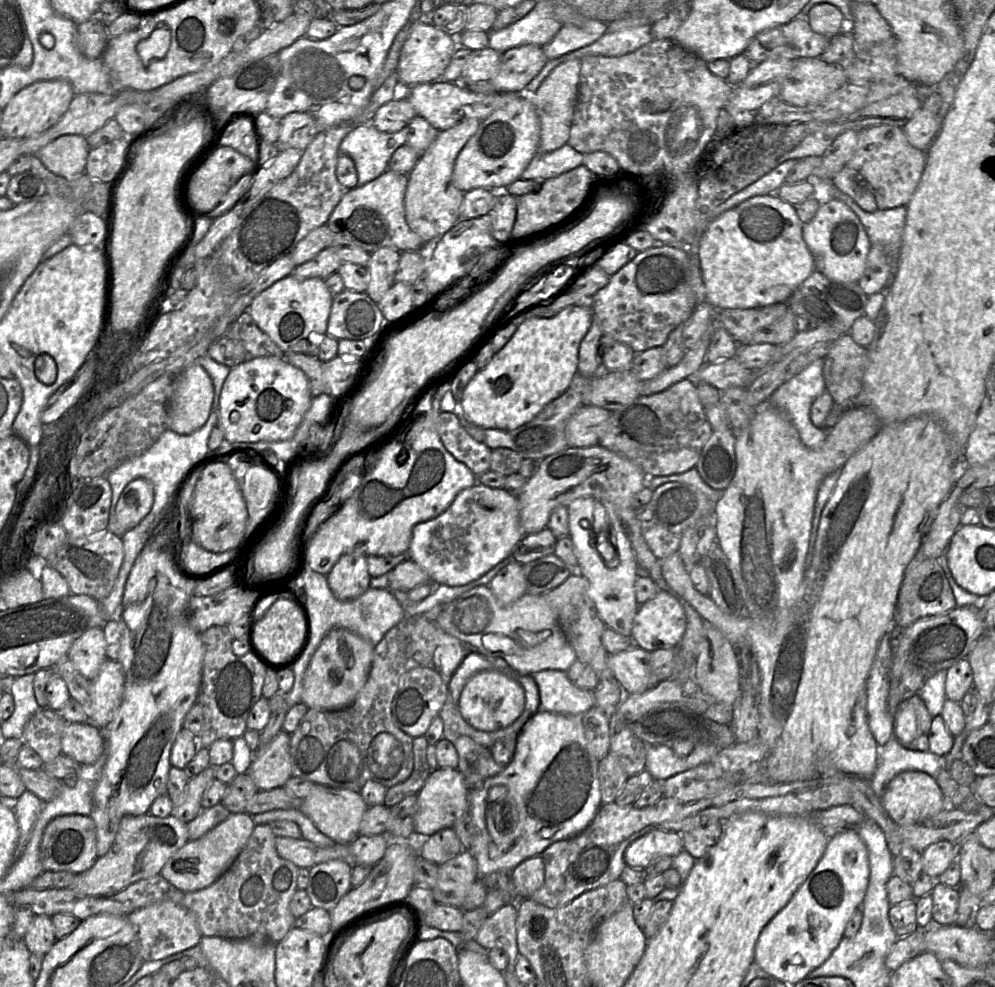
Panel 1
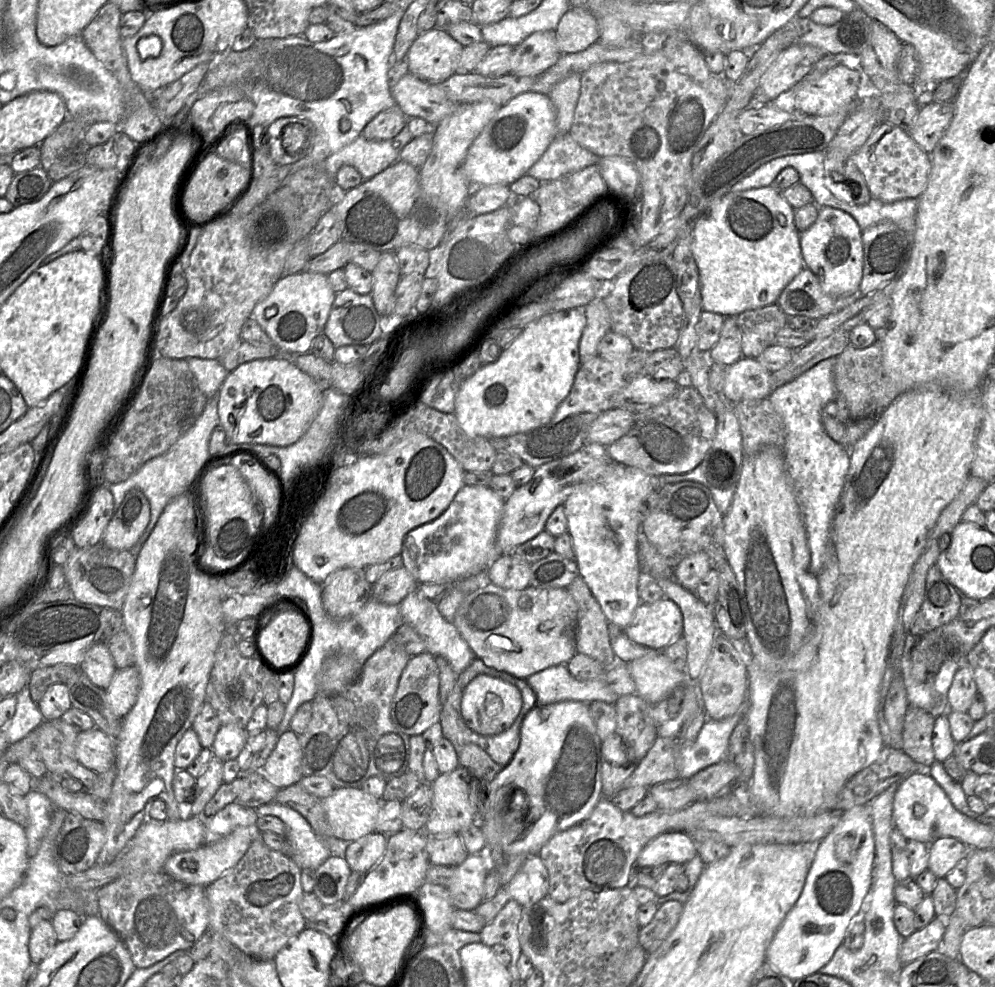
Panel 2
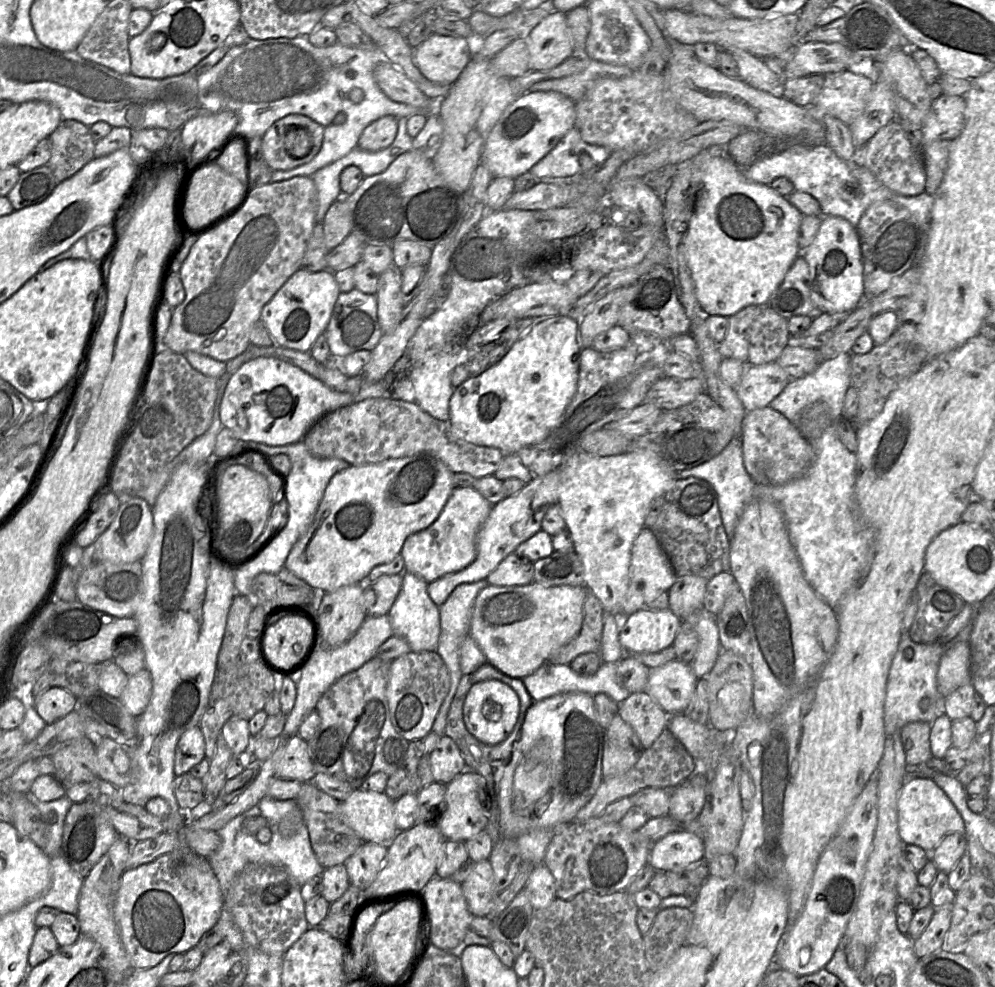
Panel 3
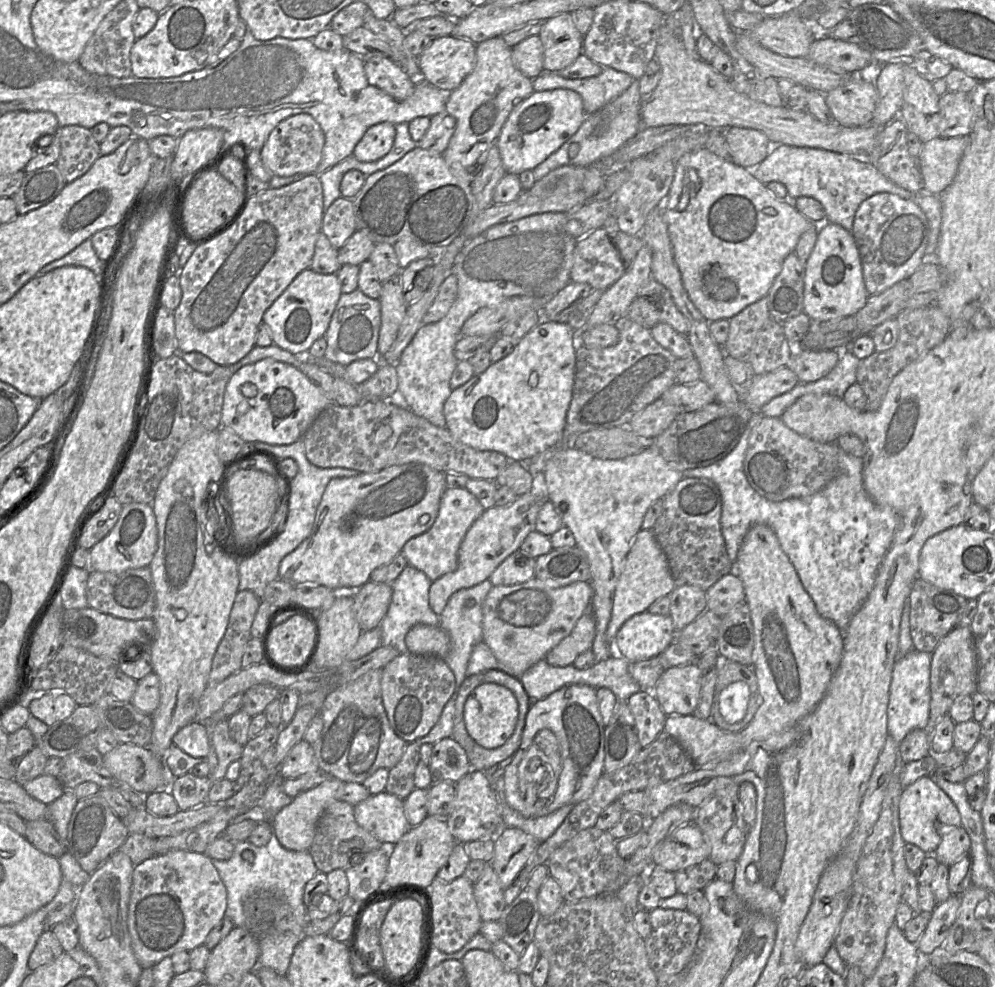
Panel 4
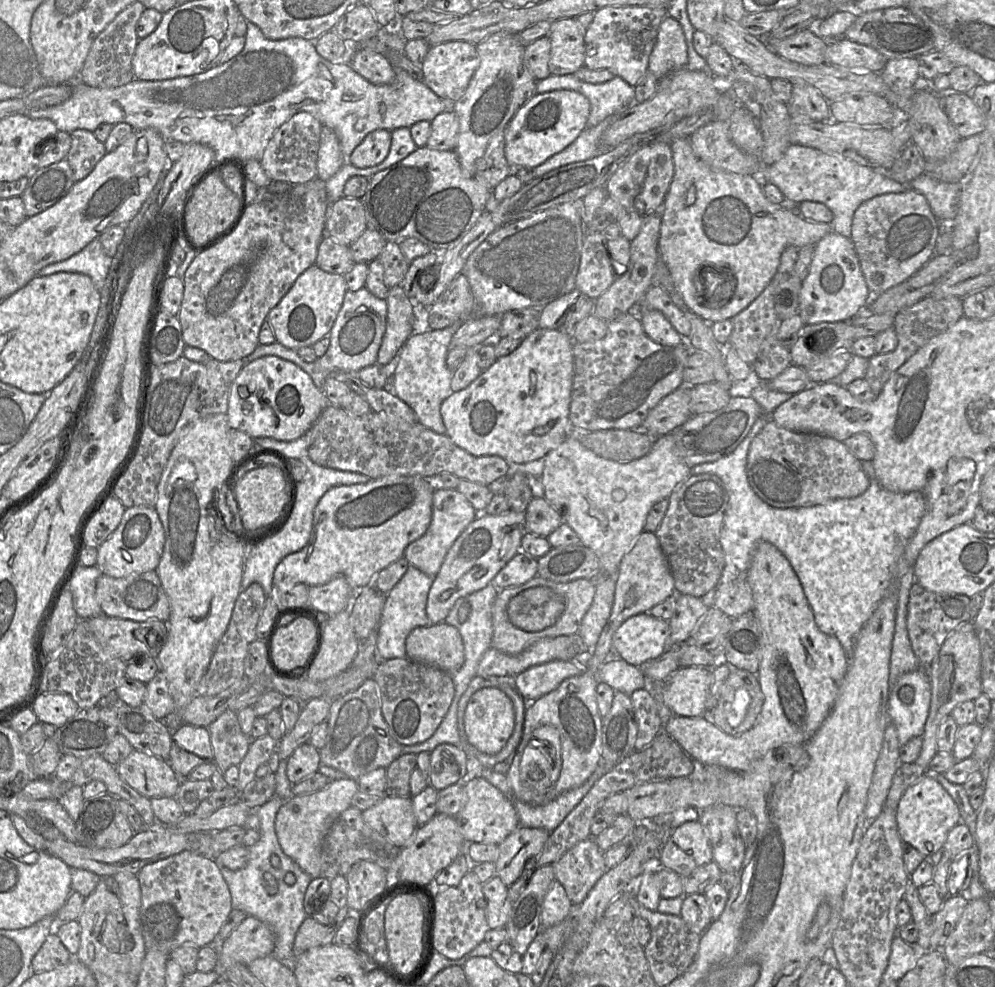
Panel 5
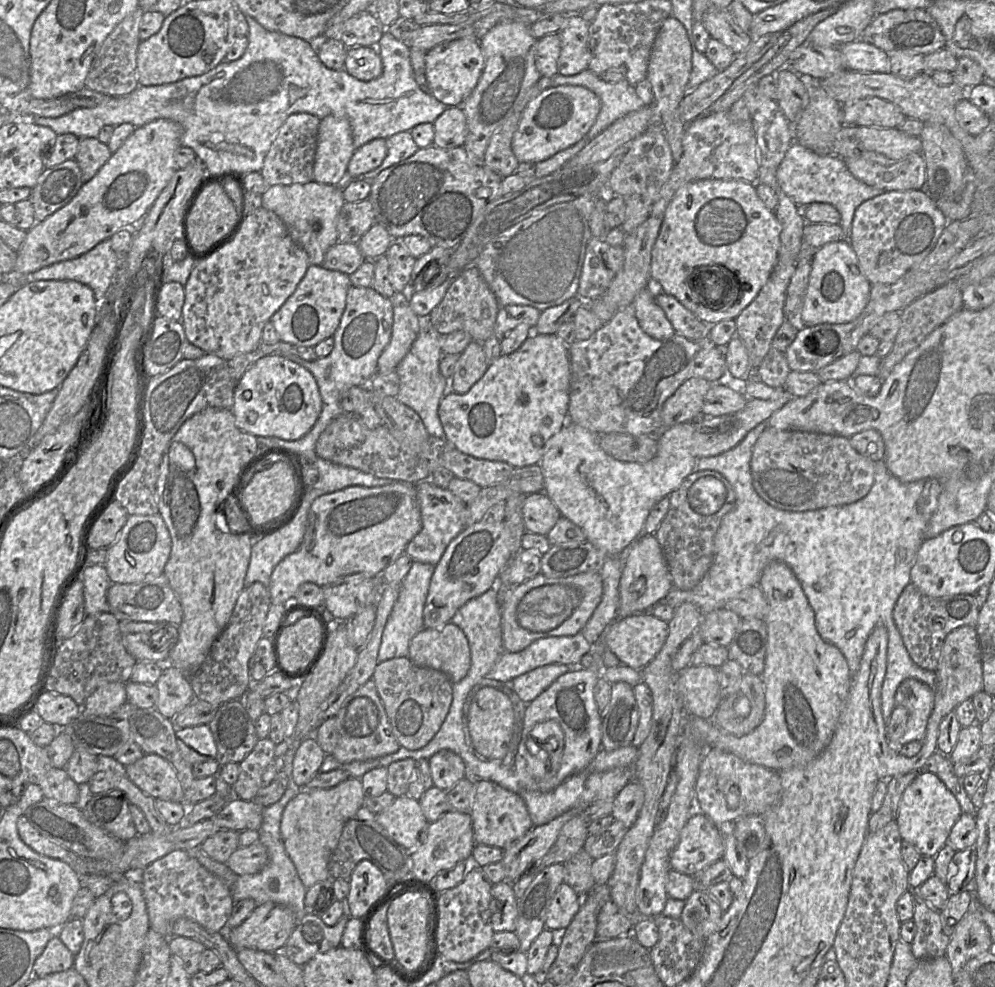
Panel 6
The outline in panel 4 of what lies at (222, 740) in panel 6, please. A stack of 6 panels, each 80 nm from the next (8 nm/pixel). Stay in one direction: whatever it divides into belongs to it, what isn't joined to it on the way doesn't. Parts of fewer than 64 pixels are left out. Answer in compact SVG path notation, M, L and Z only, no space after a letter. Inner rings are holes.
M228 720L219 721L212 727L211 742L215 748L218 761L215 771L209 775L214 783L225 777L232 762L241 759L244 746L230 737Z

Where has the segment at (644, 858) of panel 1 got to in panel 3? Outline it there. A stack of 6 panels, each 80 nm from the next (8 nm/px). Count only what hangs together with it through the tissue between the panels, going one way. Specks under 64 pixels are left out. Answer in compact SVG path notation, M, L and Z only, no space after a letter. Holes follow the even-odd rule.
M680 829L668 833L651 846L647 864L656 871L676 871L701 861L704 855L702 837Z

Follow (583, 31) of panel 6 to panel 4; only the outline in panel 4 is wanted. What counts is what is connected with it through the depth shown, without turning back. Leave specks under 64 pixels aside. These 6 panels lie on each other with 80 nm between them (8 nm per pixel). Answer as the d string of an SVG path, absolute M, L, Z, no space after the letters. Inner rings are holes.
M561 13L541 22L538 36L544 49L544 71L559 71L583 53L584 36L576 28L571 13Z

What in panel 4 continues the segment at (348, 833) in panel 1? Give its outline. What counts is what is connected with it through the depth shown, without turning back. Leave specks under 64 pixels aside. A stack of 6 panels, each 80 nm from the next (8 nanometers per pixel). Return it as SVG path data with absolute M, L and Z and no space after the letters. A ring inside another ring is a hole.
M386 791L354 805L354 816L384 846L393 846L411 828L404 812L404 799Z

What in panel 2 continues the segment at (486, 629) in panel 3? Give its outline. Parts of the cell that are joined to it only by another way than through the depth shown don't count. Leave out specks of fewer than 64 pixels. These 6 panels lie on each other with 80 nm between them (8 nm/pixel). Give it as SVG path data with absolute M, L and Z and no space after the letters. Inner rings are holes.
M490 583L465 597L452 623L487 666L527 679L575 656L577 614L578 606L566 588L514 590Z

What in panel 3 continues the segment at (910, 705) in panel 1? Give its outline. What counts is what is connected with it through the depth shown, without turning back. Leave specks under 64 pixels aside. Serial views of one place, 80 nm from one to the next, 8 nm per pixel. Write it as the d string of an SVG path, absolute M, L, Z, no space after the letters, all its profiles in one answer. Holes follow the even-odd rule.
M922 721L910 722L900 732L908 766L920 765L933 757L930 750L931 724Z

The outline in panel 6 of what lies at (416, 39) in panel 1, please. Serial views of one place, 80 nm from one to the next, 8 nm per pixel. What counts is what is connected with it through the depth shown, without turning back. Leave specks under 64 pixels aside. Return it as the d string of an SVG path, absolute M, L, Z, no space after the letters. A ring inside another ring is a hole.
M461 38L443 42L427 51L425 65L425 76L432 96L447 107L458 107L476 87L485 59L478 40Z

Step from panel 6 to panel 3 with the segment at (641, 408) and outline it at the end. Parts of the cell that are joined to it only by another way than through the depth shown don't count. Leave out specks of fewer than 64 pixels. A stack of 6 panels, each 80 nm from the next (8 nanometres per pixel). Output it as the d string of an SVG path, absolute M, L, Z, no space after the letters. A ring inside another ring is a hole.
M645 332L630 333L627 345L614 351L583 348L580 355L577 390L567 406L561 422L542 442L524 447L516 455L534 476L544 476L558 468L568 457L579 450L579 444L586 435L622 419L632 409L644 402L651 386L664 376L664 364L668 349L666 341Z

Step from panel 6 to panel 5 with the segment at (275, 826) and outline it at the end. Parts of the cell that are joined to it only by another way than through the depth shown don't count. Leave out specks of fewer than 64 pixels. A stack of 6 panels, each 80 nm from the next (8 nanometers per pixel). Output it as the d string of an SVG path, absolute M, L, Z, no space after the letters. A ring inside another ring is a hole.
M280 760L279 768L275 774L276 796L257 808L260 838L254 845L246 847L248 852L246 866L236 871L232 871L220 863L218 867L230 891L232 909L241 910L247 916L253 916L268 925L275 935L275 947L272 955L282 964L293 967L293 943L300 925L307 917L303 902L312 878L284 853L276 835L276 815L285 801L294 796L292 793L293 784L287 776L286 768L287 760Z

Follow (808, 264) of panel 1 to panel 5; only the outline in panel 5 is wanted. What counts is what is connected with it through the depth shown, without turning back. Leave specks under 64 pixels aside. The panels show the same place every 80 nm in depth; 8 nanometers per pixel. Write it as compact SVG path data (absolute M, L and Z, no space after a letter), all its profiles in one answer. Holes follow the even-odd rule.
M676 139L671 142L670 147L674 177L663 204L658 259L667 266L687 307L709 324L732 319L747 308L771 282L786 247L815 246L833 231L828 223L817 223L803 218L797 212L796 203L790 203L786 199L782 204L771 203L765 197L762 181L757 176L713 169L695 155L688 139ZM708 267L717 267L722 272L722 284L714 296L706 299L702 275Z

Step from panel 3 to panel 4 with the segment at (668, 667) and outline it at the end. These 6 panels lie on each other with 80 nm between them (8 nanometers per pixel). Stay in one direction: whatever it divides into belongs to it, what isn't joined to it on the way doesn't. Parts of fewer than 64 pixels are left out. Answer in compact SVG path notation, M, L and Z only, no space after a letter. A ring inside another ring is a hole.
M695 663L666 668L652 692L667 716L694 713L700 700L703 674Z

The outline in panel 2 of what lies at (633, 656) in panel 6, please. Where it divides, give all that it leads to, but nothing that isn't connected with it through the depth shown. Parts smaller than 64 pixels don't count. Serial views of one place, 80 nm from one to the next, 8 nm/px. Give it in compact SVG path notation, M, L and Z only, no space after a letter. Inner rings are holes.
M667 597L654 603L640 603L623 633L637 644L663 650L682 636L682 613Z

